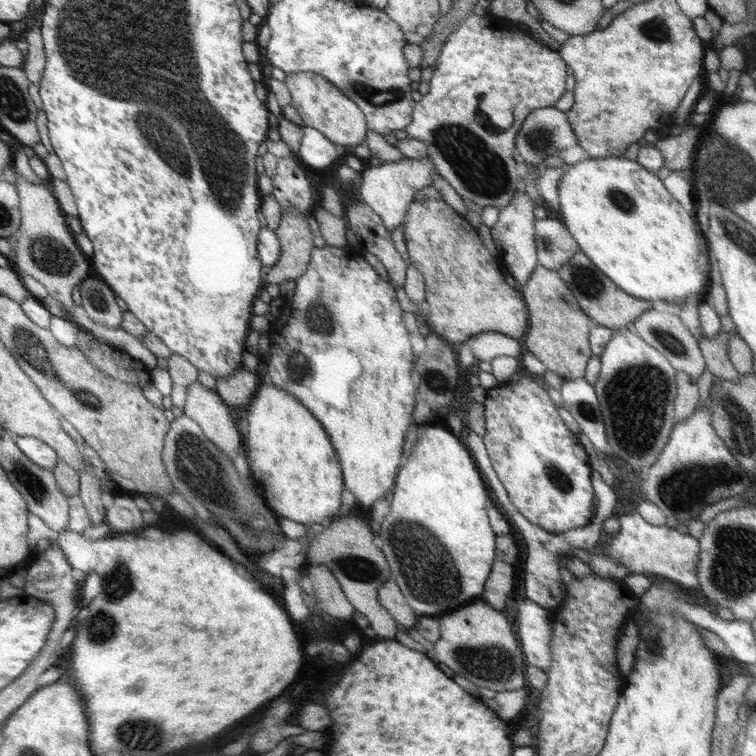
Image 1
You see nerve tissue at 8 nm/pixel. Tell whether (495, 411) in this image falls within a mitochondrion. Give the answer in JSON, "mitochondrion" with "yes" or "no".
{"mitochondrion":"no"}

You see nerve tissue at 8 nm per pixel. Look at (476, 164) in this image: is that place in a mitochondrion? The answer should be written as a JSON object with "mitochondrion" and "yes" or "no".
{"mitochondrion":"yes"}

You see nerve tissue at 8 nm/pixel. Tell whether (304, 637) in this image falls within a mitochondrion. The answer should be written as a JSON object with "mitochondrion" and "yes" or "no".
{"mitochondrion":"no"}

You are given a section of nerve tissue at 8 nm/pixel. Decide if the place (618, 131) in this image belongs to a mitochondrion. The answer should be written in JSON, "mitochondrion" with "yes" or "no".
{"mitochondrion":"no"}

